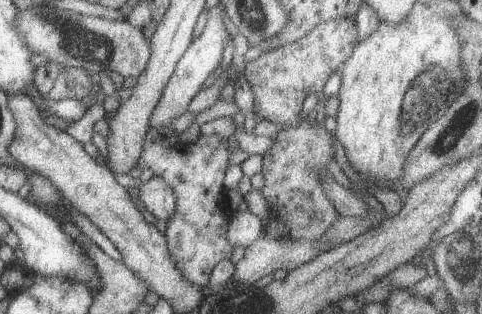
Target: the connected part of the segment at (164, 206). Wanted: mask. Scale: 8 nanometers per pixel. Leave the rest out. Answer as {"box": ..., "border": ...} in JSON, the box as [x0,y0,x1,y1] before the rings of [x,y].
{"box":[140,175,177,220],"border":[[[155,175],[146,183],[140,183],[140,200],[146,210],[159,220],[170,220],[177,212],[177,198],[169,185]]]}

